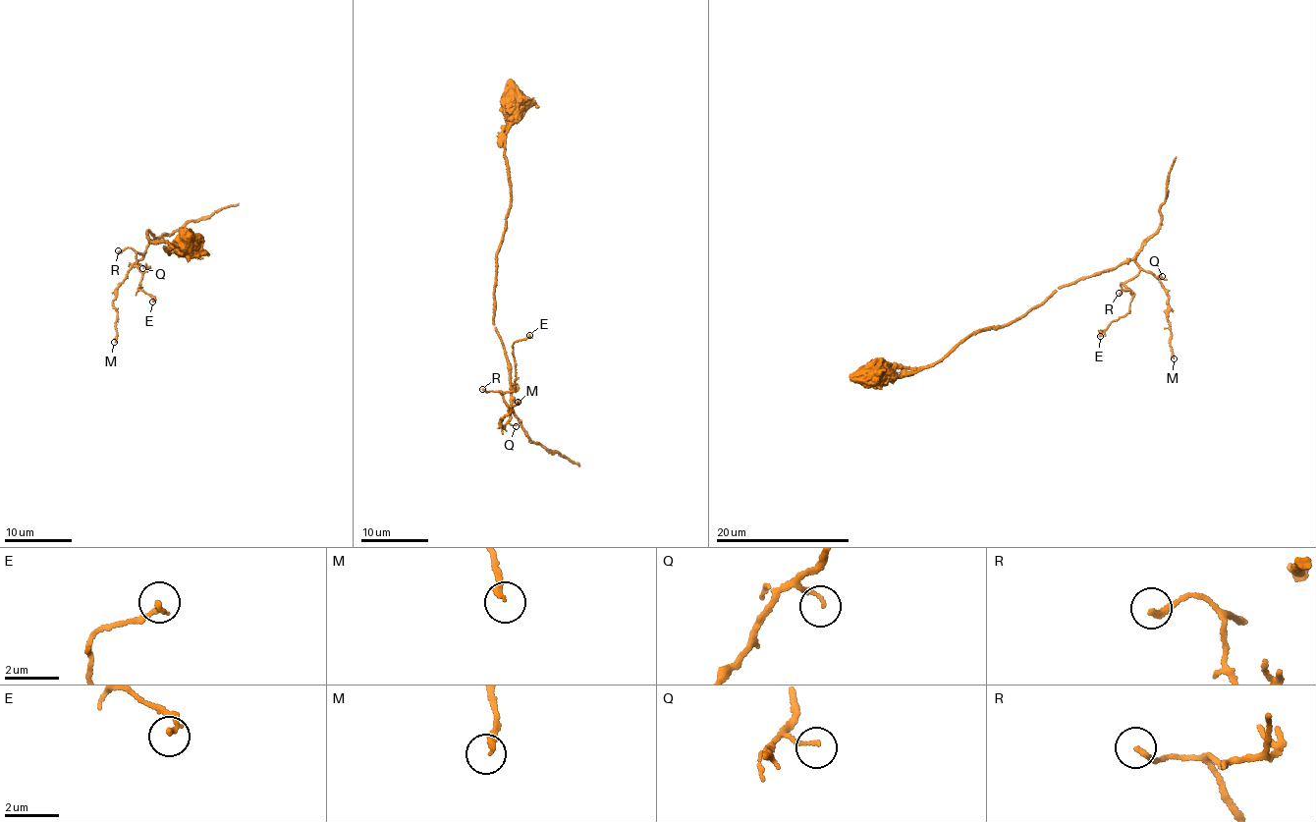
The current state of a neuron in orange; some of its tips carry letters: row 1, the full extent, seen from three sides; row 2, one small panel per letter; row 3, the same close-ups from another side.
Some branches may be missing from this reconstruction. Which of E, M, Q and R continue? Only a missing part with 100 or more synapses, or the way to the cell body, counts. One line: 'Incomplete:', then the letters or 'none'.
Incomplete: none

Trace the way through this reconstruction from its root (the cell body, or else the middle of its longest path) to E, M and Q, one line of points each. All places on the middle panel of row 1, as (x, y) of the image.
E: (517, 103), (493, 296), (509, 410), (500, 392), (515, 386), (512, 346), (529, 335)
M: (517, 103), (520, 116), (506, 132), (511, 198), (493, 296), (511, 395), (510, 418), (502, 427), (518, 402)
Q: (517, 103), (520, 116), (506, 132), (511, 198), (495, 269), (492, 319), (510, 382), (508, 423), (516, 426)

